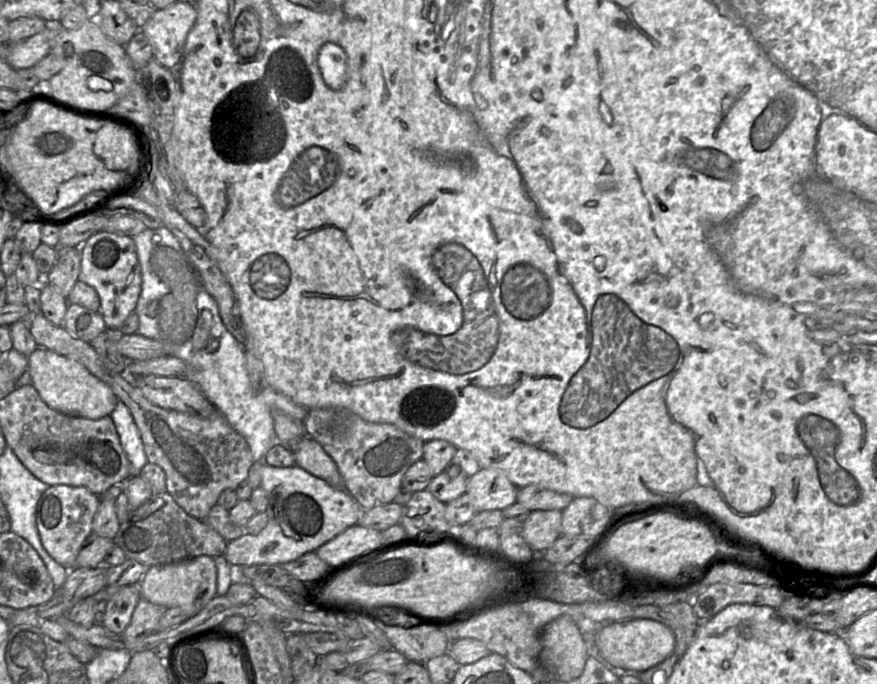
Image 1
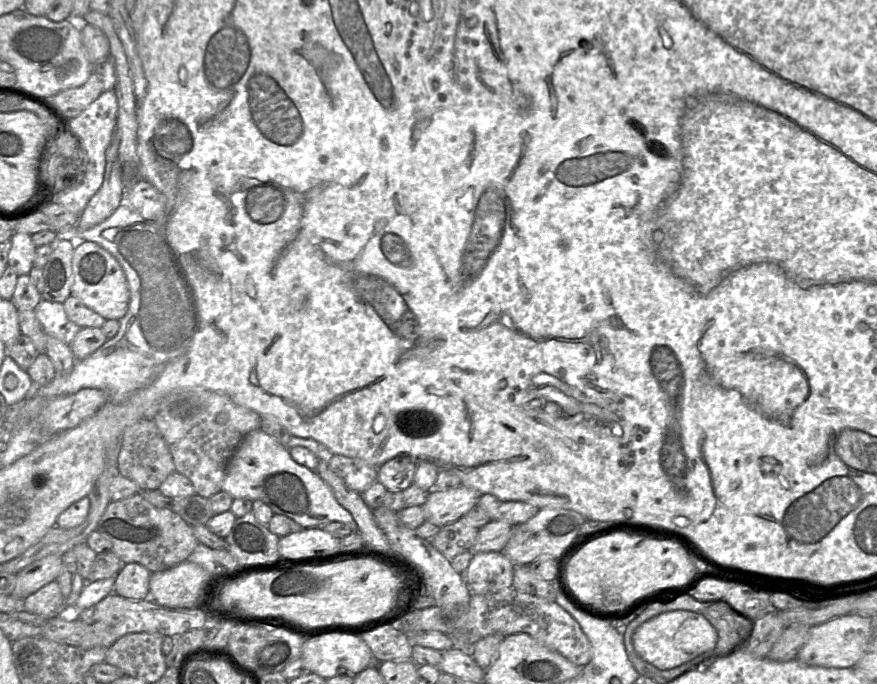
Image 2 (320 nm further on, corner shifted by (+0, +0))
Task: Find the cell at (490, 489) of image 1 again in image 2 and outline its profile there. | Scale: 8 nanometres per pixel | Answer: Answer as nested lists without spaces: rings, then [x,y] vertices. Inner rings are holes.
[[[465,486],[445,491],[431,490],[422,505],[426,521],[439,528],[451,524],[473,509],[480,496],[479,492]]]

